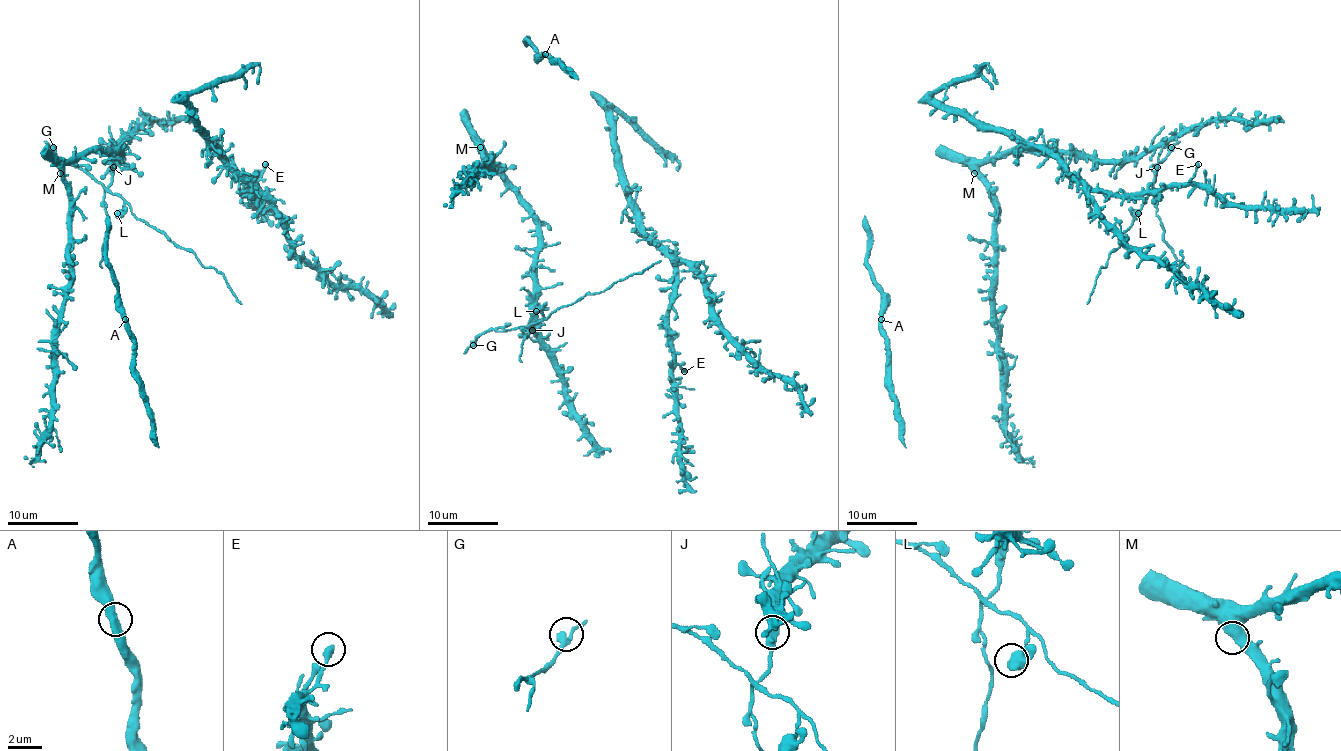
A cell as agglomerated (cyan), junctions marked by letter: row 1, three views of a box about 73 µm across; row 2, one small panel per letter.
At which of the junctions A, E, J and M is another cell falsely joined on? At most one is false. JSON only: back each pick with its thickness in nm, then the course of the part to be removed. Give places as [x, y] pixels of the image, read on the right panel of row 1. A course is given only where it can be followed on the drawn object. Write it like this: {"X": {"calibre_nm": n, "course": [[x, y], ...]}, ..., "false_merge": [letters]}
{"J": {"calibre_nm": 400, "course": [[1157, 168], [1154, 189], [1131, 226], [1120, 236], [1118, 247], [1101, 268], [1087, 303]]}, "false_merge": ["J"]}

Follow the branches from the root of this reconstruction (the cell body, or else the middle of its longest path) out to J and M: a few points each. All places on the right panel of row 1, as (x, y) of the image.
J: (1152, 147), (1161, 148), (1157, 168)
M: (1152, 147), (1139, 155), (1124, 159), (1083, 159), (1055, 152), (1000, 152), (974, 173)

